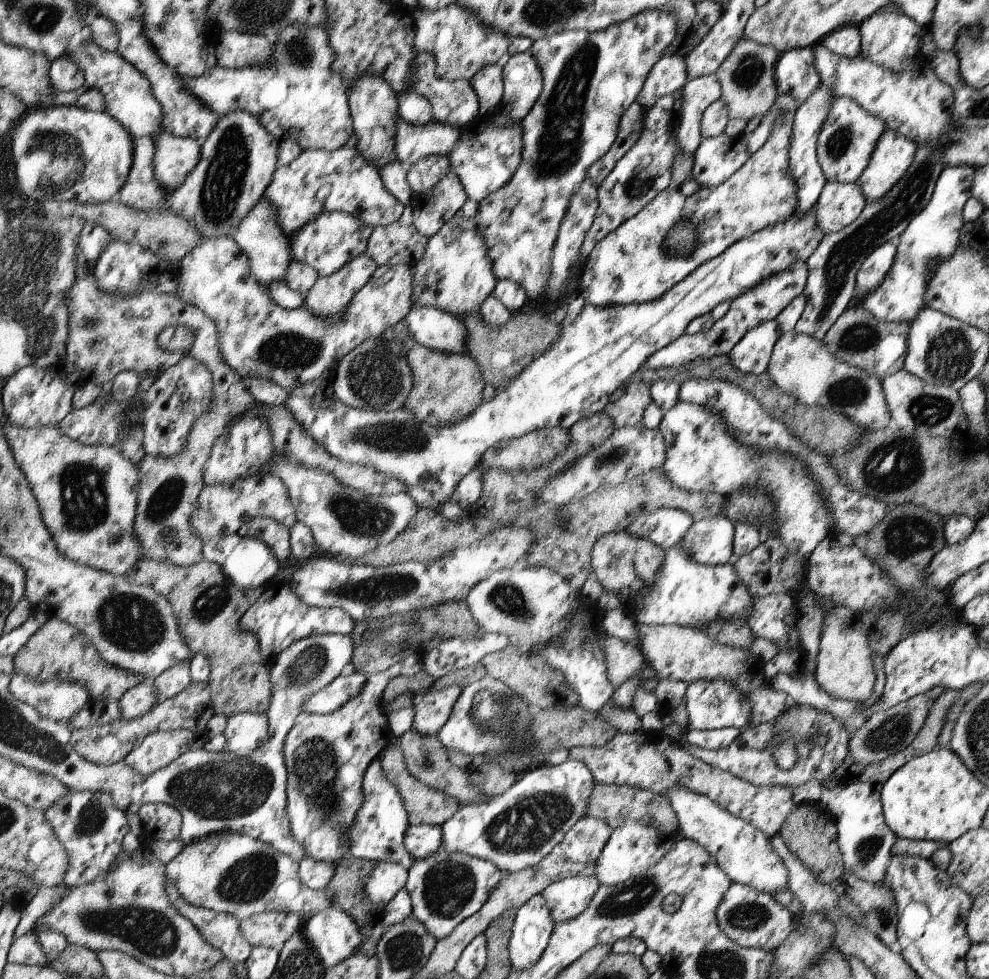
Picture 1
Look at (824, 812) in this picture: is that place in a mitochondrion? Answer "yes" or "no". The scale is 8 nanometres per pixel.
no

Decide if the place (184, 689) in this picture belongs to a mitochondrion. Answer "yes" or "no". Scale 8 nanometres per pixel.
no

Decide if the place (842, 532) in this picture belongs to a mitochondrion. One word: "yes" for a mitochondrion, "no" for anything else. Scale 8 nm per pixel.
no

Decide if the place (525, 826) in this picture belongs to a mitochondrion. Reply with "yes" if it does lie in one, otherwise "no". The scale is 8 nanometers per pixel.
yes

